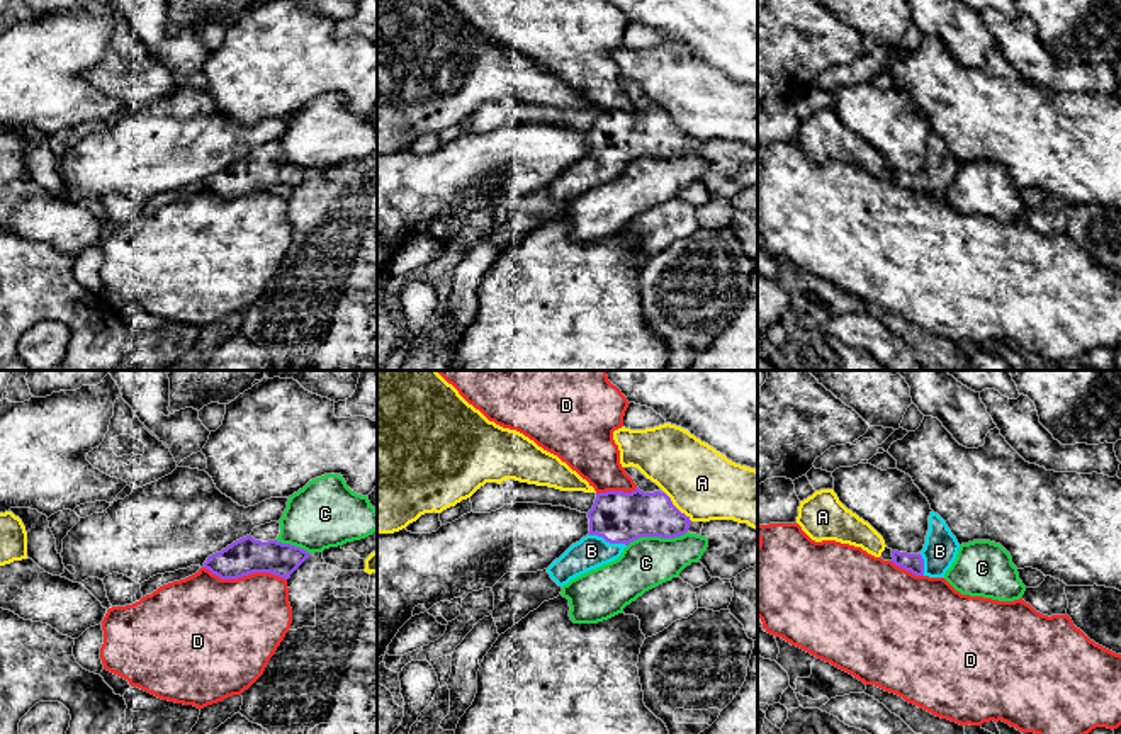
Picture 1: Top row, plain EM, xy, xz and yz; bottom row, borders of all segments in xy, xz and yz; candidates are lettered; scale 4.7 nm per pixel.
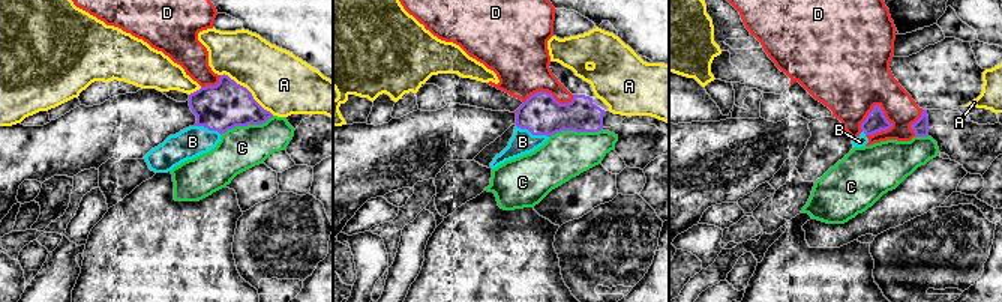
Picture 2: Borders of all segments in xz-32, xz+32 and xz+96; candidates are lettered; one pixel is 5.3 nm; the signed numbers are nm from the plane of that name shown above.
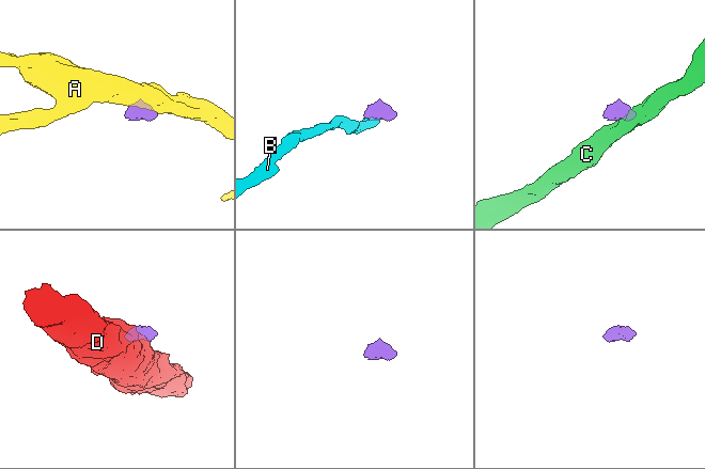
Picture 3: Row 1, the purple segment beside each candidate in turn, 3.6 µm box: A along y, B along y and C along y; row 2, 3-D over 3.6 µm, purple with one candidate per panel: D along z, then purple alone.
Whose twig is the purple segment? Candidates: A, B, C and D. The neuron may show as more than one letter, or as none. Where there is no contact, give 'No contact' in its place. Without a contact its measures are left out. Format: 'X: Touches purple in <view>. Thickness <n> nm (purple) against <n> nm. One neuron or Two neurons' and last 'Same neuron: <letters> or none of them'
A: Touches purple in xz. Thickness 240 nm (purple) against 340 nm. Two neurons
B: Touches purple in xz. Thickness 240 nm (purple) against 160 nm. One neuron
C: Touches purple in xz. Thickness 240 nm (purple) against 240 nm. Two neurons
D: Touches purple in xy. Thickness 170 nm (purple) against 440 nm. Two neurons
Same neuron: B

